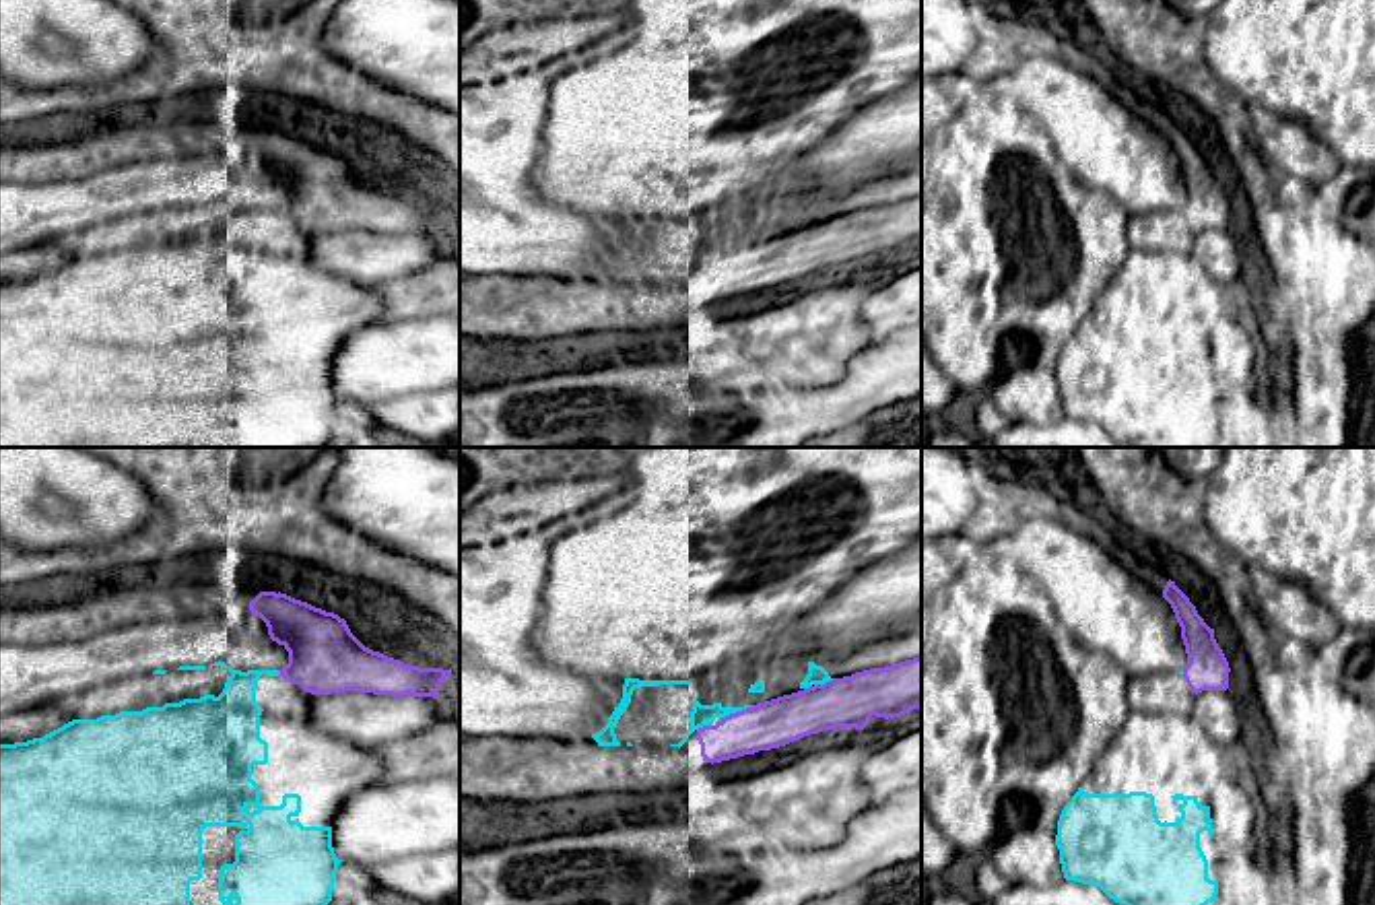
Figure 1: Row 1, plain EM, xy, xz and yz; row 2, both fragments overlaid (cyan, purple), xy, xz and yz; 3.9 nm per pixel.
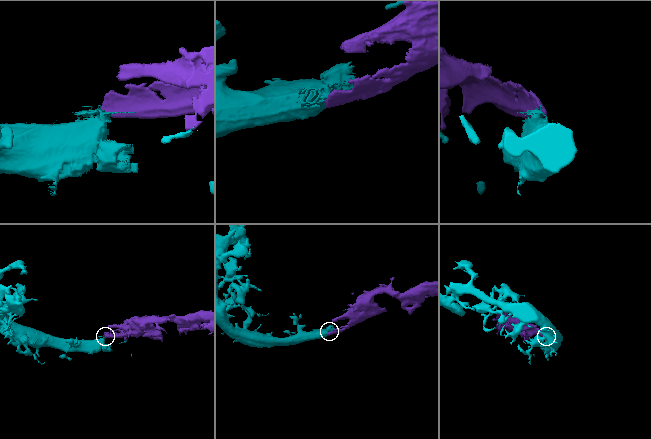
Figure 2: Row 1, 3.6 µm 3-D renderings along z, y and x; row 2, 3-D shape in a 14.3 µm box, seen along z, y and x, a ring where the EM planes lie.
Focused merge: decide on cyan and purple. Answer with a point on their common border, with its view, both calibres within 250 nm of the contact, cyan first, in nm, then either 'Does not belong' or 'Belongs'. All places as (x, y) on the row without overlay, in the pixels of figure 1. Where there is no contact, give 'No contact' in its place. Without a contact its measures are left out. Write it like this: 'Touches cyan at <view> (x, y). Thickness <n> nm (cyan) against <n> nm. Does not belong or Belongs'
Touches cyan at xz (736, 248). Thickness 80 nm (cyan) against 190 nm. Does not belong

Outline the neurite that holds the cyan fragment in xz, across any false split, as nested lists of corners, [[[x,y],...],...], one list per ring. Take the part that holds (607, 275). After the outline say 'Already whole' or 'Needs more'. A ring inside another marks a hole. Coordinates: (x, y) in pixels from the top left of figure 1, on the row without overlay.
[[[625,216],[621,241],[614,245],[612,254],[608,256],[608,262],[598,272],[592,272],[592,276],[598,280],[598,284],[621,284],[621,280],[616,278],[616,272],[614,272],[614,266],[631,241],[633,229],[641,227],[641,225],[660,225],[660,223],[689,223],[689,219]]]. Already whole

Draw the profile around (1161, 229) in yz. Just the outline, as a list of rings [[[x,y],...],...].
[[[1179,210],[1130,214],[1126,231],[1132,249],[1185,254],[1194,247],[1194,231]]]

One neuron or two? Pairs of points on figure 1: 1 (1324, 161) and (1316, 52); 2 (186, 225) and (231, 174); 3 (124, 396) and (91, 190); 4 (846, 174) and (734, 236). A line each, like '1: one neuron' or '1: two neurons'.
1: two neurons
2: two neurons
3: two neurons
4: two neurons

